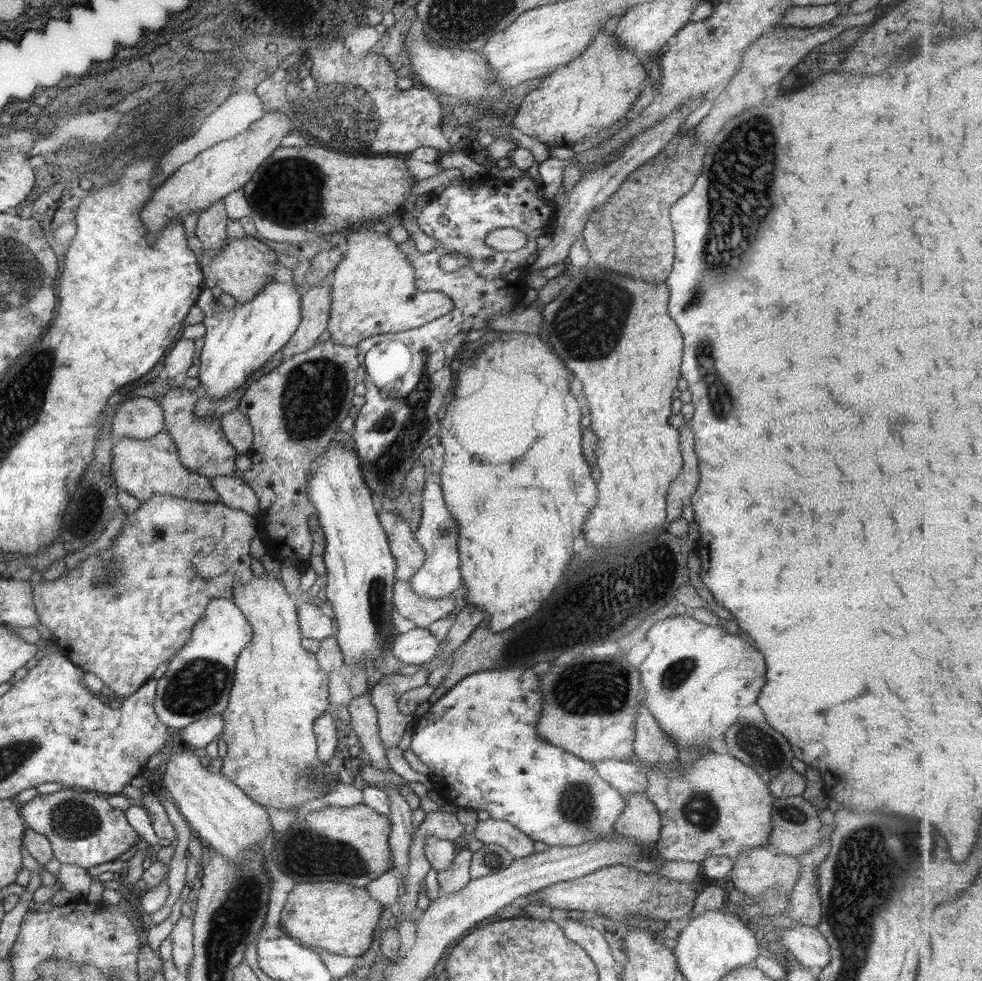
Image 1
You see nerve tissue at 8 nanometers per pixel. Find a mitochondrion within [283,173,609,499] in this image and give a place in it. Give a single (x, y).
(406, 429)

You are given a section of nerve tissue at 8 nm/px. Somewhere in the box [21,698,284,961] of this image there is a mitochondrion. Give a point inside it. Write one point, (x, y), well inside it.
(71, 818)

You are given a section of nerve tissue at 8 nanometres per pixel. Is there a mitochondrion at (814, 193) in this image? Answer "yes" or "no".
no

